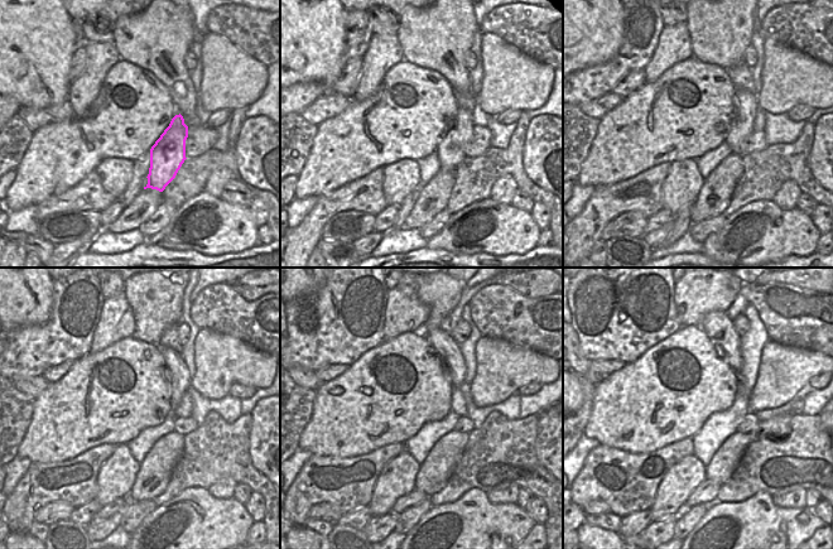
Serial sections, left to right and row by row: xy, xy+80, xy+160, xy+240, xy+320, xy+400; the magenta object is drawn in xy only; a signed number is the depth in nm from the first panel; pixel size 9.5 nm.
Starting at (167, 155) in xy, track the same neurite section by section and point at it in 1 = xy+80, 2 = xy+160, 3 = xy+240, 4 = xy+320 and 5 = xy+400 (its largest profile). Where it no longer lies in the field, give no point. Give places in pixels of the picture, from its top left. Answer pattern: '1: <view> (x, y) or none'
1: xy+80 (451, 150)
2: xy+160 (745, 101)
3: xy+240 (179, 375)
4: xy+320 (448, 350)
5: xy+400 (718, 326)

